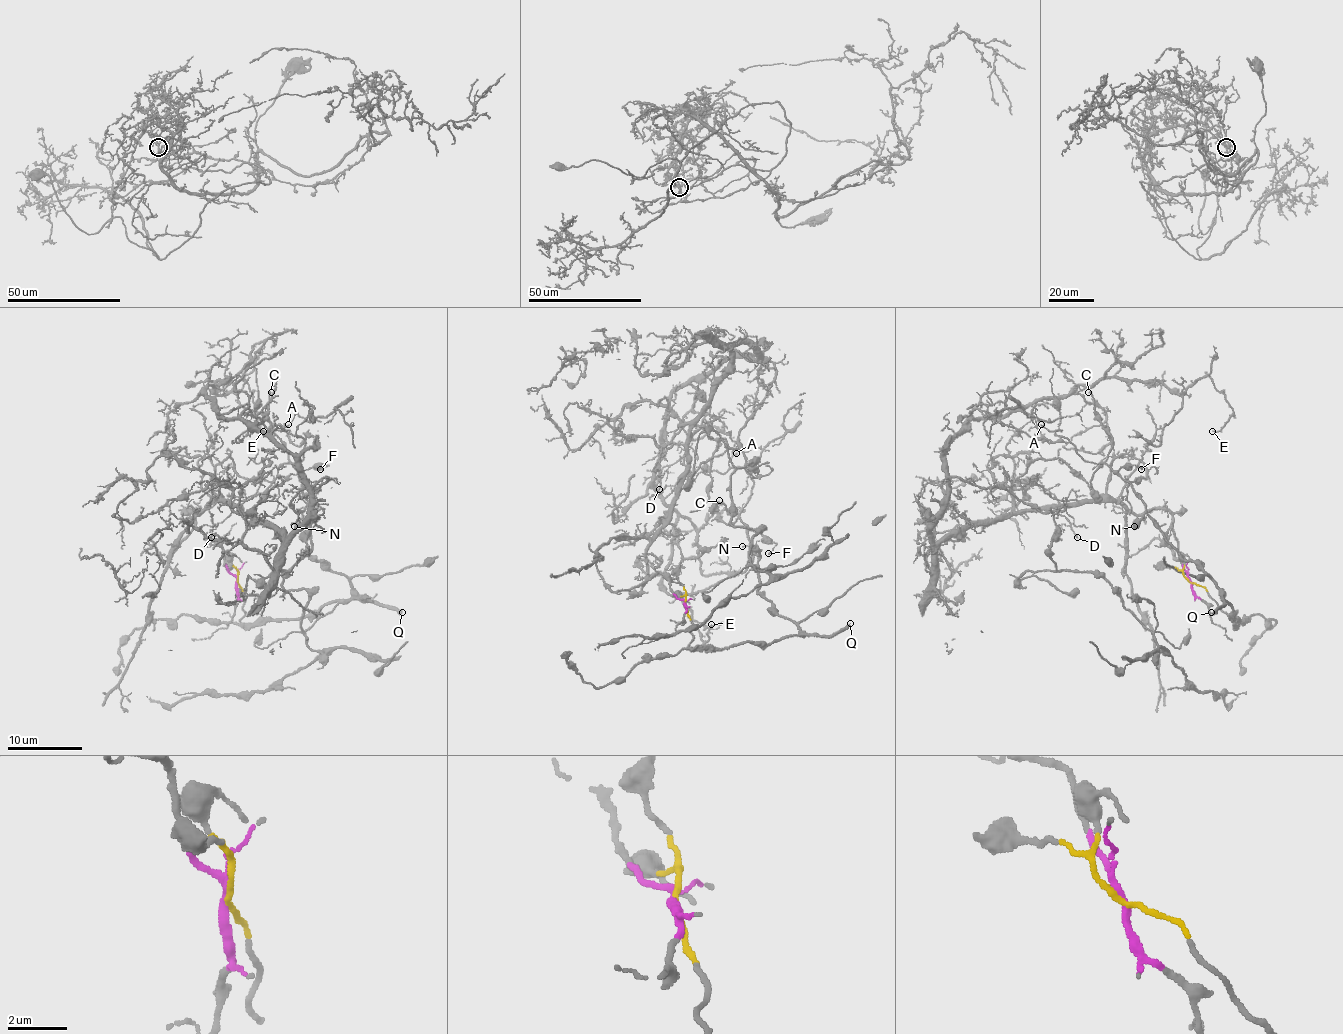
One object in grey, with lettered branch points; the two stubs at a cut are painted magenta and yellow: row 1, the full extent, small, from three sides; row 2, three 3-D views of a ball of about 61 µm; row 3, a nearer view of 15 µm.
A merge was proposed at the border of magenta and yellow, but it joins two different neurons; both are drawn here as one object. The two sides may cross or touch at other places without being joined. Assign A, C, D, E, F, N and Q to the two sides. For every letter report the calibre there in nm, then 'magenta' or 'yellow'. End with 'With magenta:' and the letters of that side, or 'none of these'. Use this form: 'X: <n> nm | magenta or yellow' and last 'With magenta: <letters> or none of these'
A: 150 nm | yellow
C: 150 nm | yellow
D: 130 nm | magenta
E: 120 nm | magenta
F: 140 nm | yellow
N: 110 nm | yellow
Q: 360 nm | yellow
With magenta: D, E

